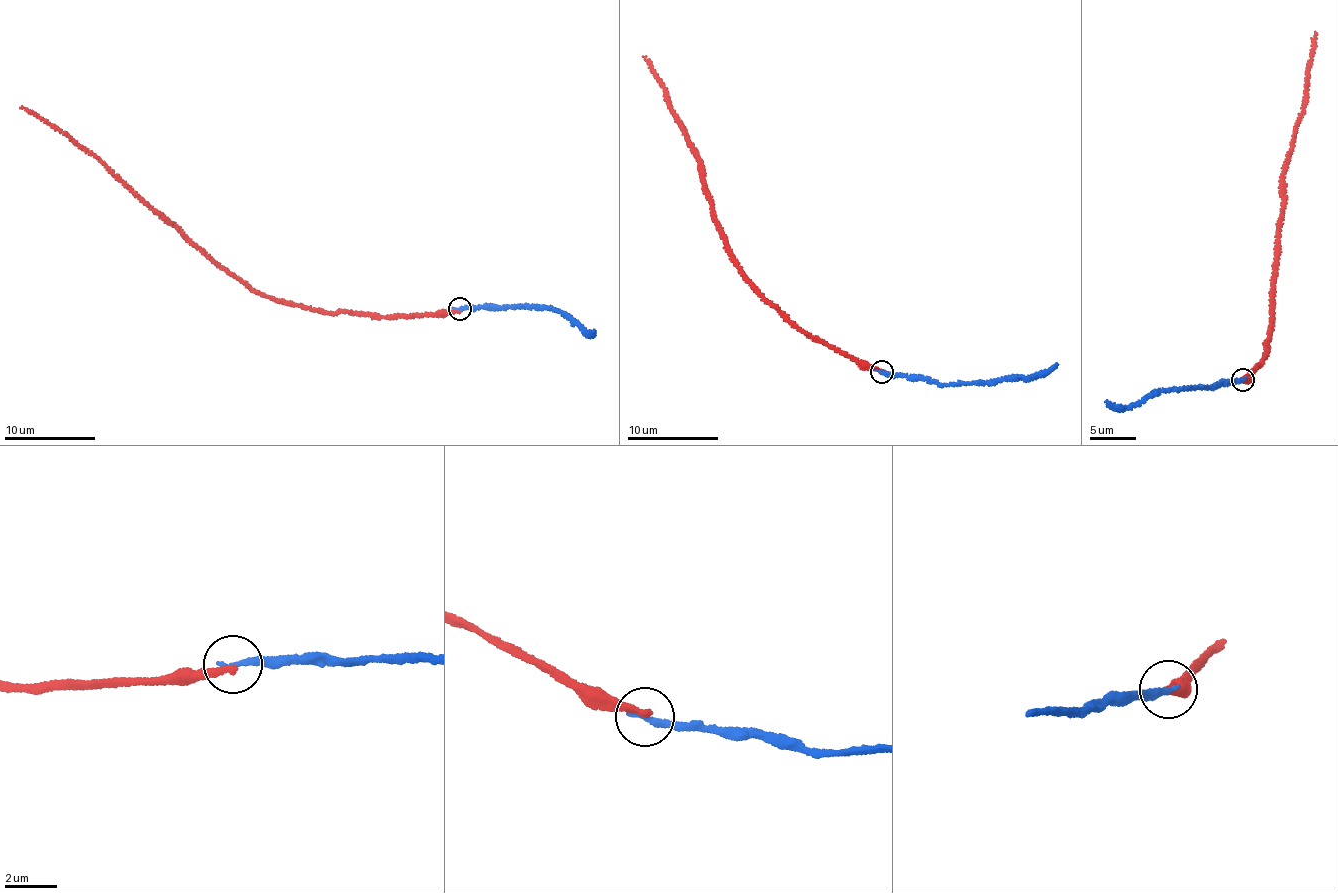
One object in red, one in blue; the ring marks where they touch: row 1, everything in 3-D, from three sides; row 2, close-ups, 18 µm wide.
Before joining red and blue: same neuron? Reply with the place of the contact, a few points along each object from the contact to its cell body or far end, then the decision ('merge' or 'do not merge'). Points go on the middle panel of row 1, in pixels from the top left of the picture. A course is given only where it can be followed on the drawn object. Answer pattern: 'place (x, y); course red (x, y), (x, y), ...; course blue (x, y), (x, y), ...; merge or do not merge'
place (881, 372); course red (880, 371), (791, 326), (758, 296), (734, 265), (717, 230), (697, 158), (675, 121), (663, 87), (643, 56); course blue (880, 371), (949, 386), (1036, 379), (1056, 363); do not merge

